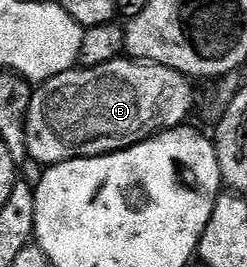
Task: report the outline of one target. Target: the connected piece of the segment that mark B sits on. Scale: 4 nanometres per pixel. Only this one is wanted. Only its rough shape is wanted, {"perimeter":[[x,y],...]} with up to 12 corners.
{"perimeter":[[131,57],[33,90],[28,154],[51,165],[181,126],[188,76]]}

